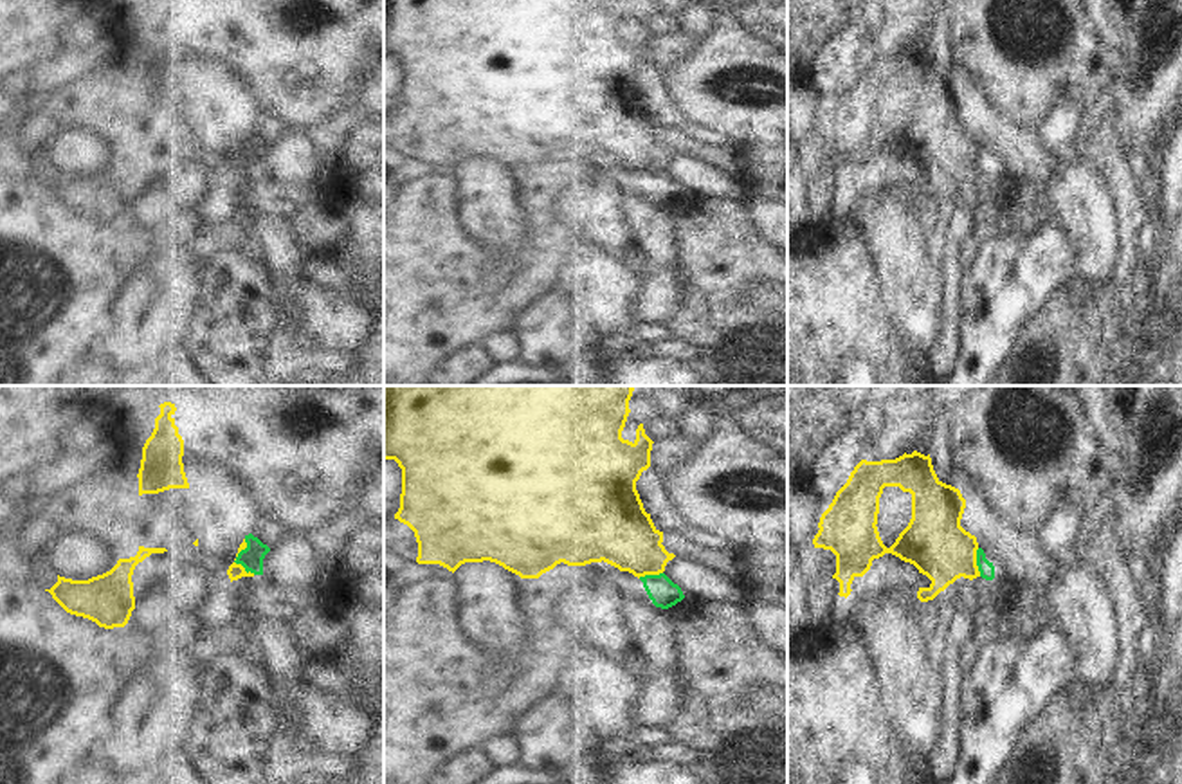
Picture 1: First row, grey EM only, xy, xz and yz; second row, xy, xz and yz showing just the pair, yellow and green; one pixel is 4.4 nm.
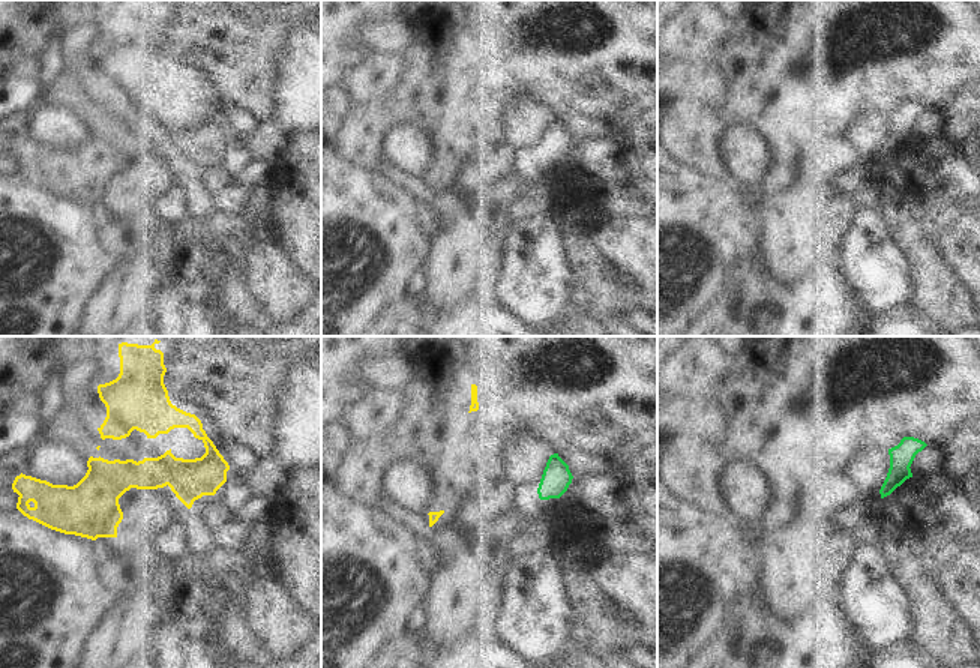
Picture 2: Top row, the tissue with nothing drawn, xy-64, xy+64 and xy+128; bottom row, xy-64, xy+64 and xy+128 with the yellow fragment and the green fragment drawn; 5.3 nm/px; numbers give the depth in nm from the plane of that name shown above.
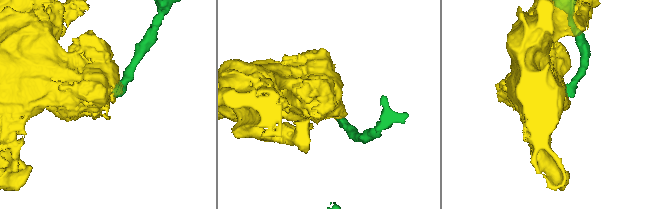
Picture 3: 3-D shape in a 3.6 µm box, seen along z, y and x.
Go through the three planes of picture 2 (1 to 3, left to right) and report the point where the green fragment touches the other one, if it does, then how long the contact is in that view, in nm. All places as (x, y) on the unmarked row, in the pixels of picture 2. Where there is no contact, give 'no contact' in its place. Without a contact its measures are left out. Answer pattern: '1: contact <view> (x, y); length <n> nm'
1: no contact
2: no contact
3: no contact

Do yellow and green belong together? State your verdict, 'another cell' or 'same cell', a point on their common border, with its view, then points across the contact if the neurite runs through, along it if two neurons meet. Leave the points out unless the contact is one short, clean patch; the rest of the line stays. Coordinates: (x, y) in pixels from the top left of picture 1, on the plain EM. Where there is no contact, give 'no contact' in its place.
another cell | xy (235, 155) | along xy (245, 136), (245, 143), (235, 157), (254, 170)

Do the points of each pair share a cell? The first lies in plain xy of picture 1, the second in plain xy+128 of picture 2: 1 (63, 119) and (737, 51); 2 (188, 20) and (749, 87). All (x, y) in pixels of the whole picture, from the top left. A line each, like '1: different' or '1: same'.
1: different
2: same

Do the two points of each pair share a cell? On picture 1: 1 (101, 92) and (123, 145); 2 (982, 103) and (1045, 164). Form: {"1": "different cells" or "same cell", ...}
{"1": "same cell", "2": "different cells"}

